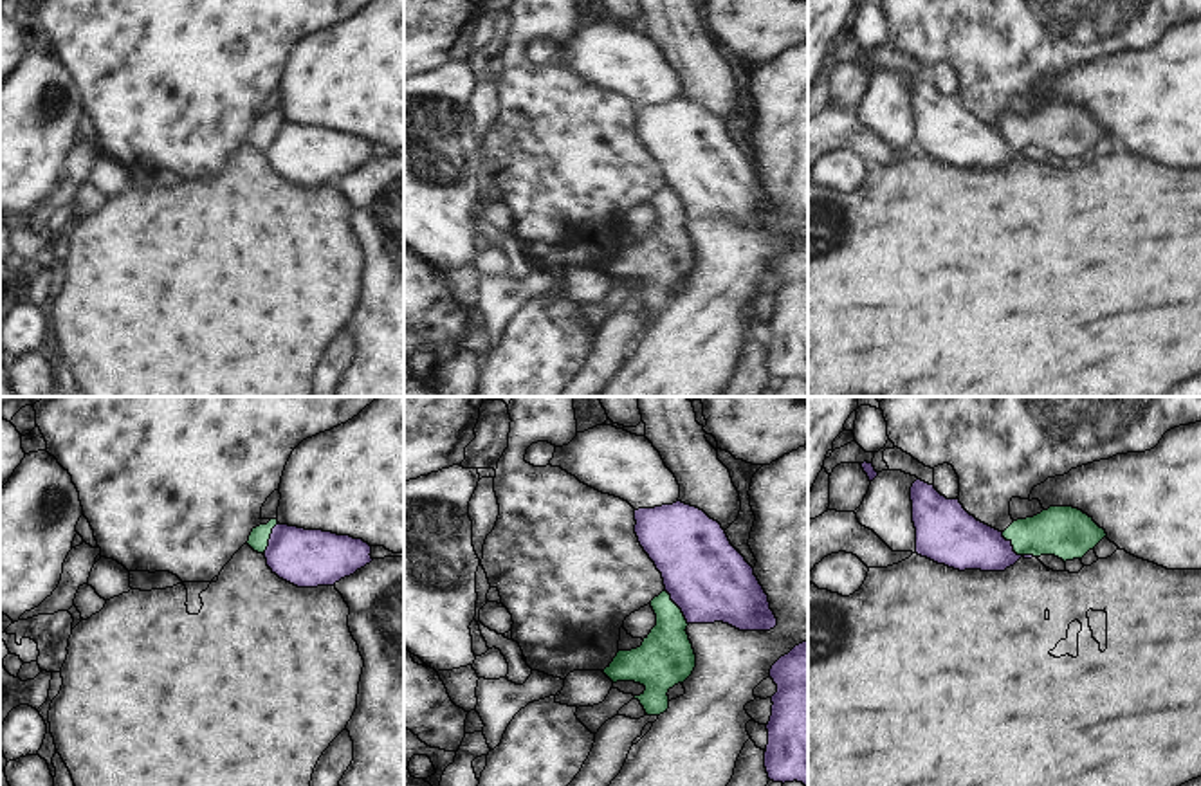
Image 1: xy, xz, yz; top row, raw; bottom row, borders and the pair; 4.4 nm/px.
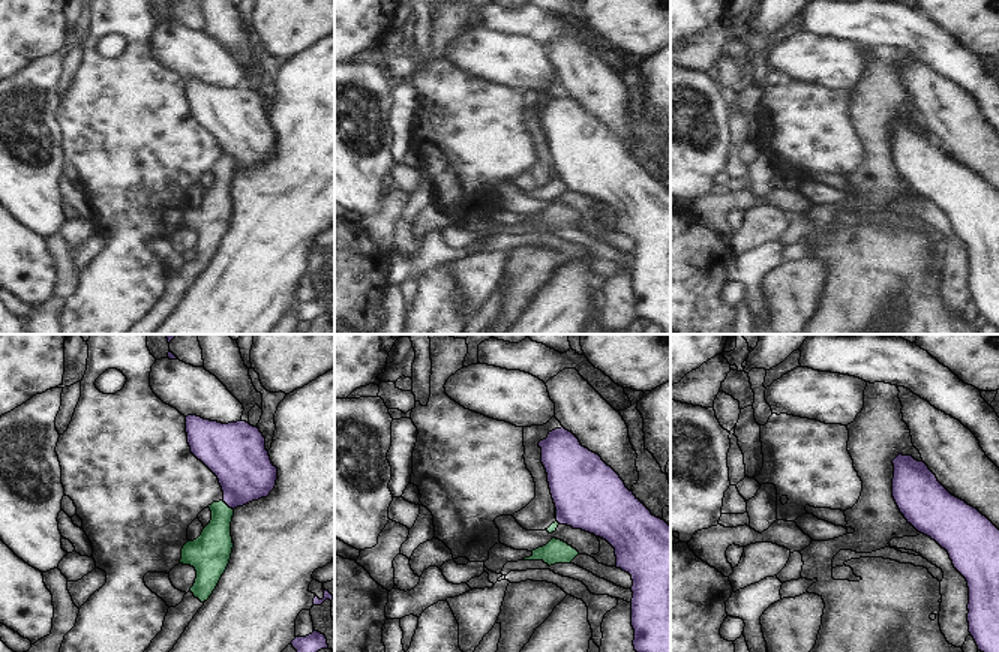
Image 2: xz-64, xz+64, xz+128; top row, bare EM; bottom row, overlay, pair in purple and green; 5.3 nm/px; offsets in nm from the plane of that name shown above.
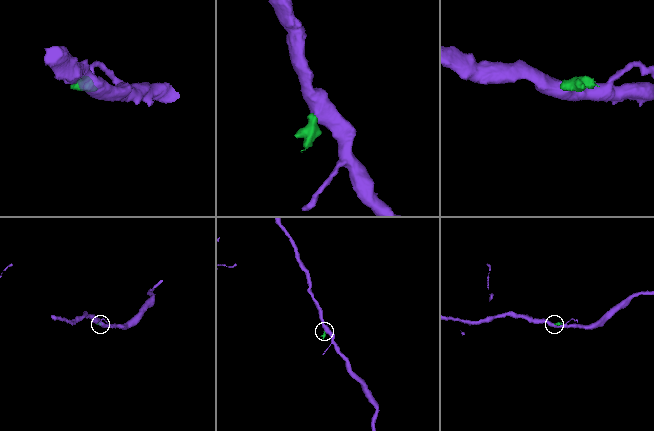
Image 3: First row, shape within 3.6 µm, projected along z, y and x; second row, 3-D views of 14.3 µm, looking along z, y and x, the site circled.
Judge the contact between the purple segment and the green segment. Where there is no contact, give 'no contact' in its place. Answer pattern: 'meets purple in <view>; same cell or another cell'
meets purple in yz; another cell

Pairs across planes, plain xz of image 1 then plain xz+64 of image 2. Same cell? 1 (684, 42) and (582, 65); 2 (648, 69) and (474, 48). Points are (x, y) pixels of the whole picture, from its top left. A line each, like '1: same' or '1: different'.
1: same
2: same

